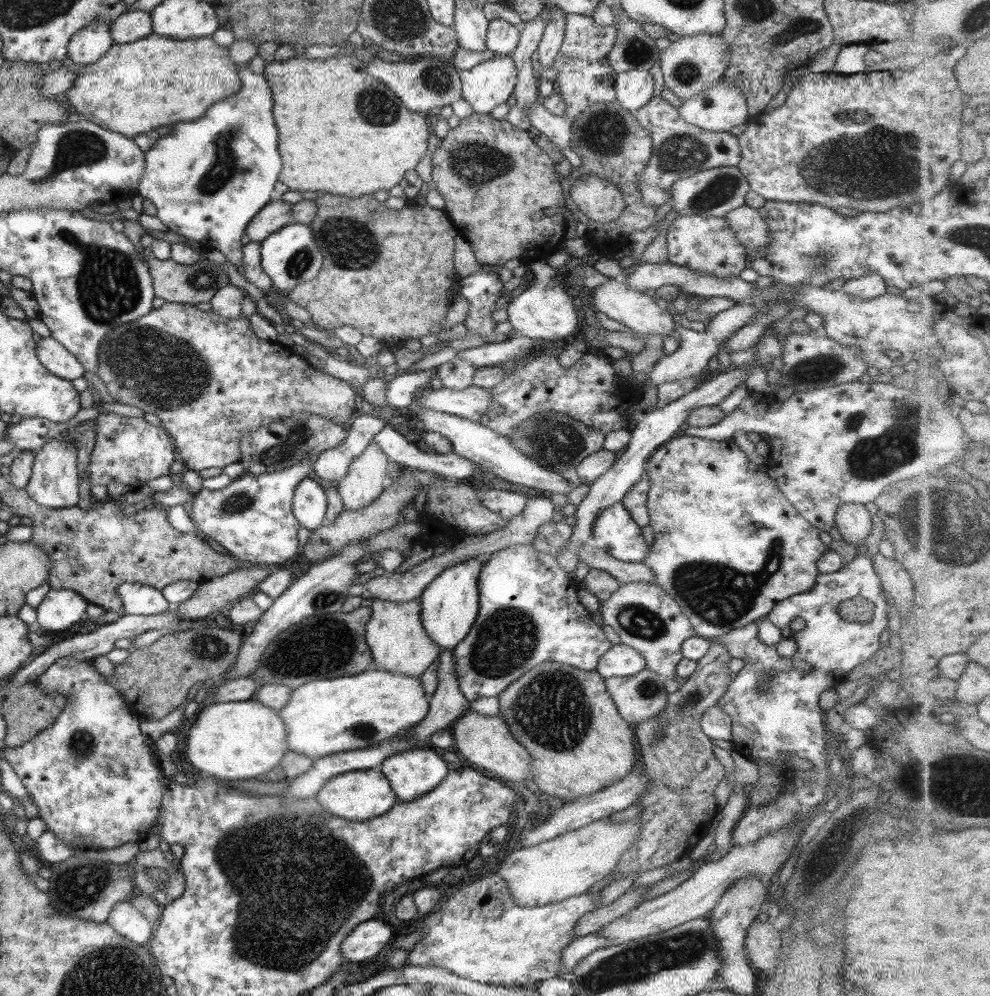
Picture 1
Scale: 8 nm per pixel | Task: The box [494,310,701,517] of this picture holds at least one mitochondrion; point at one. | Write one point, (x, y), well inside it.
(555, 441)

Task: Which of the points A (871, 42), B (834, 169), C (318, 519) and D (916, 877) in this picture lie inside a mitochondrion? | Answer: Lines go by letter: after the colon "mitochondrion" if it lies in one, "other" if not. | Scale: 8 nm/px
A: other
B: mitochondrion
C: other
D: other

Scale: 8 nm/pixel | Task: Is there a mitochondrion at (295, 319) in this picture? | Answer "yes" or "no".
no

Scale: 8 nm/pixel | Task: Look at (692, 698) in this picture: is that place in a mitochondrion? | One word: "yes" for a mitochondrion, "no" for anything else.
yes

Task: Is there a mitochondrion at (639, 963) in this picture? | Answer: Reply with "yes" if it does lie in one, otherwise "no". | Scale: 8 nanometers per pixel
yes

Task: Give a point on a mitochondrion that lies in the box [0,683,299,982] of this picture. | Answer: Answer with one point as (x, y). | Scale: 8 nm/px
(81, 887)

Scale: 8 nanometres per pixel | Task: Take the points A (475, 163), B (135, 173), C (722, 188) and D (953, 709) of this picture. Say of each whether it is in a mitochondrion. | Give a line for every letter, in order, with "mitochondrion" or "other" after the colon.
A: mitochondrion
B: other
C: mitochondrion
D: other

